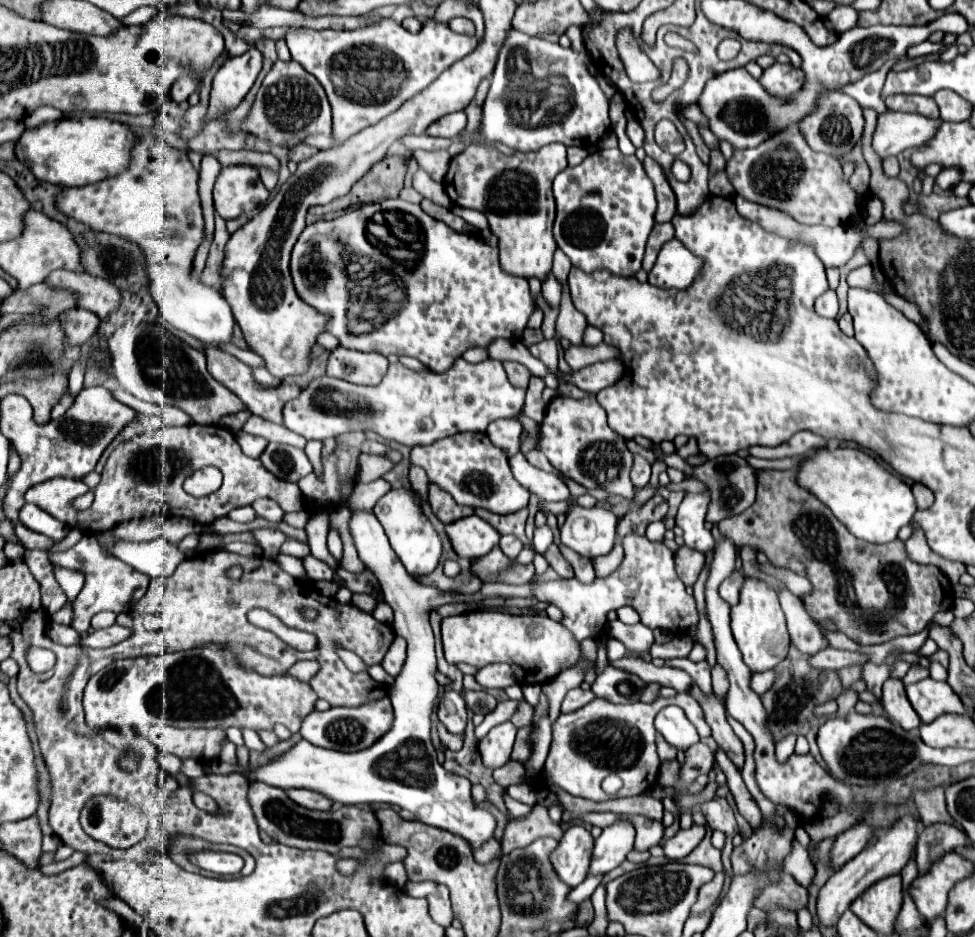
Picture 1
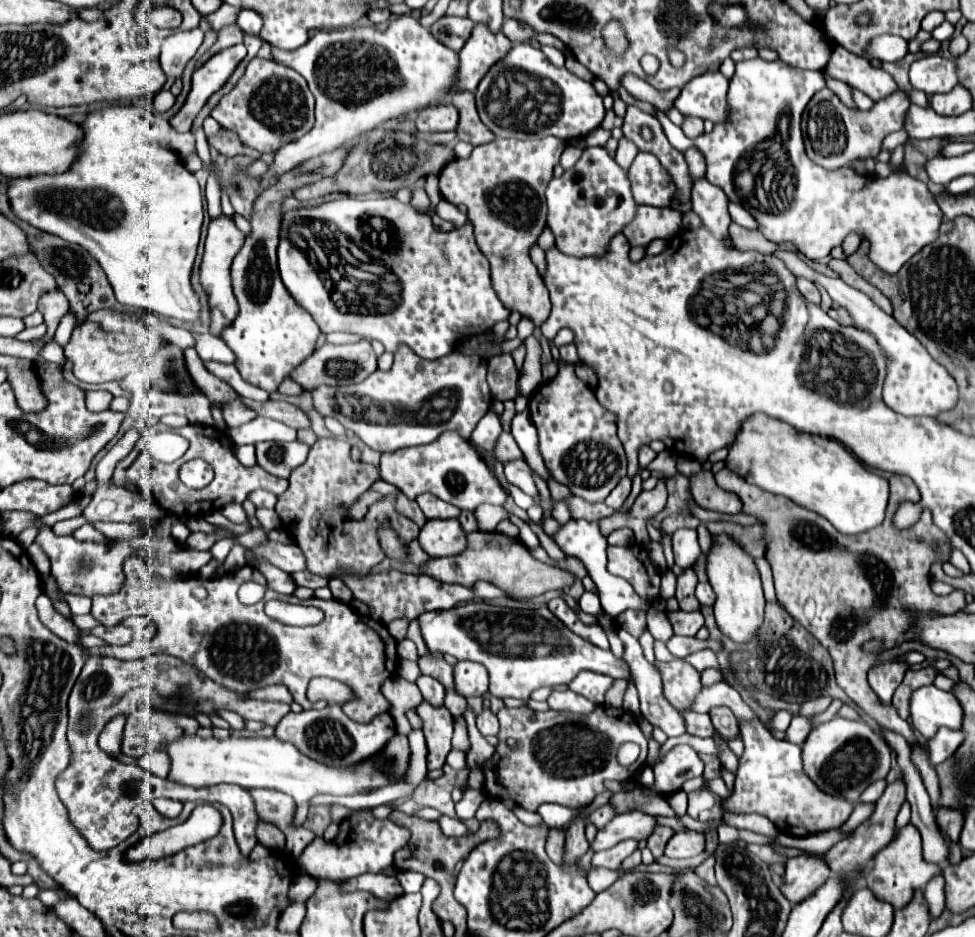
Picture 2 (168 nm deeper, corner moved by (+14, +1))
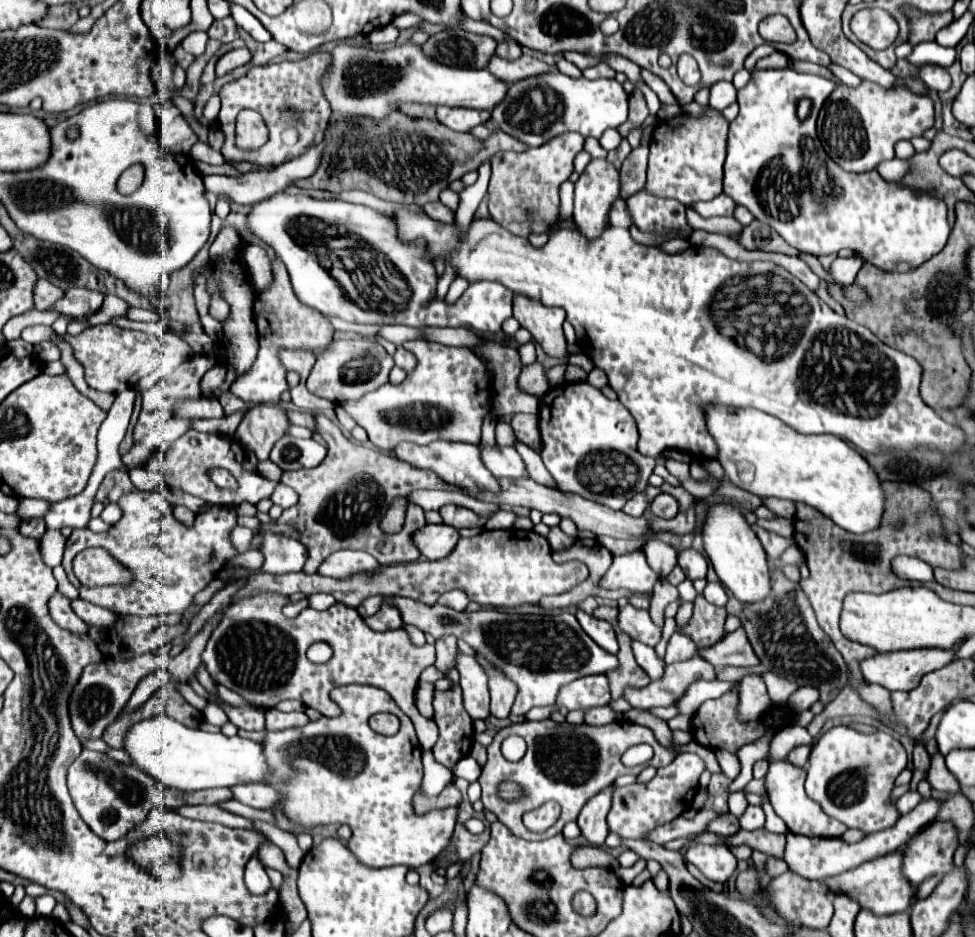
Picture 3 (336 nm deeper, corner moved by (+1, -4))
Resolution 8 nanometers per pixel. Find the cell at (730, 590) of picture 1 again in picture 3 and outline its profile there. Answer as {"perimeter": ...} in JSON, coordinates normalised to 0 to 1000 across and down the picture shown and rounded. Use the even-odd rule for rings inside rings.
{"perimeter":[[[725,621],[723,630],[721,630],[721,636],[725,642],[733,645],[733,647],[744,647],[746,645],[746,634],[744,634],[744,628],[742,623],[737,621]]]}

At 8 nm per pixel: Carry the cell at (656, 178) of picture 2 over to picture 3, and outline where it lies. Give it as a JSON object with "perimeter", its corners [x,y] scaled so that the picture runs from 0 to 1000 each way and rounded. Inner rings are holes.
{"perimeter":[[[723,113],[717,124],[698,122],[688,128],[676,128],[666,156],[666,181],[662,203],[670,209],[692,211],[703,220],[715,213],[731,213],[742,205],[742,173],[748,130],[739,120]]]}

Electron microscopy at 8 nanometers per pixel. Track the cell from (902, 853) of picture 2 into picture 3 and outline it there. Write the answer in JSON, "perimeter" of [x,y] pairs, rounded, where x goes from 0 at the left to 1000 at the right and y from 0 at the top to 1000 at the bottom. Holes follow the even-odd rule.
{"perimeter":[[[918,907],[906,916],[887,920],[861,935],[854,935],[854,937],[846,939],[846,943],[852,954],[867,954],[873,961],[877,961],[885,971],[889,969],[897,978],[928,973],[934,967],[934,961],[938,956],[938,948],[934,948],[934,943],[924,933],[924,909],[922,907]]]}

